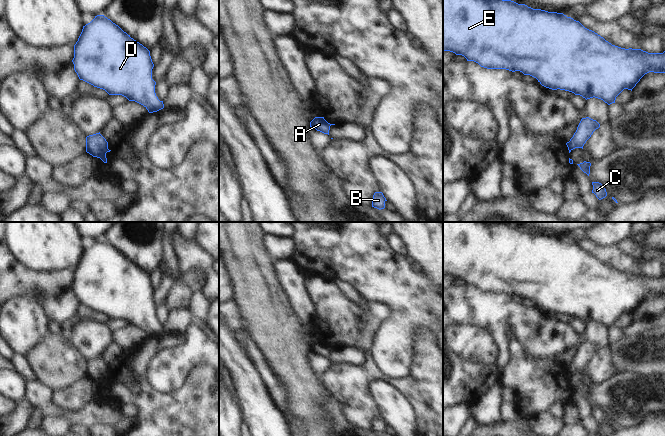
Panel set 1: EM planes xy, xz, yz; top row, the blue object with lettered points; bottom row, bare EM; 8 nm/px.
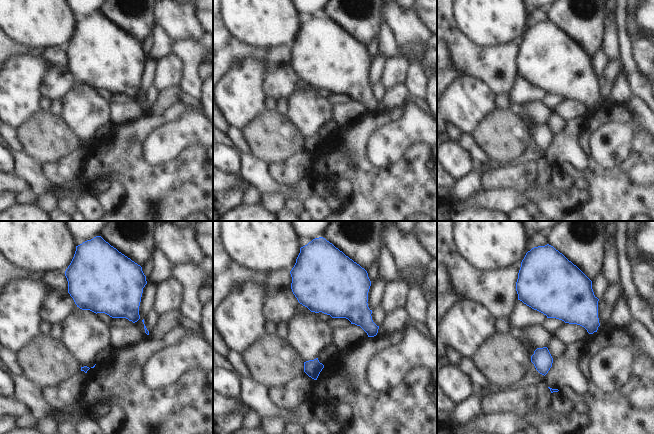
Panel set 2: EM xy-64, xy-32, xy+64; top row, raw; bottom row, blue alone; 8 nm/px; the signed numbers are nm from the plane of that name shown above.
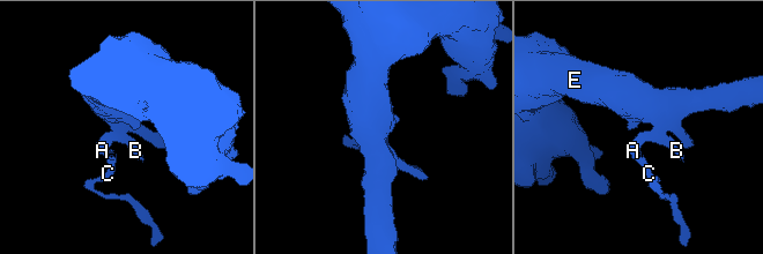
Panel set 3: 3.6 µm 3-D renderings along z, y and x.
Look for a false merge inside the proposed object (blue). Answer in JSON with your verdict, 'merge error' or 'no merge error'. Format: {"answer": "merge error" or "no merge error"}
{"answer": "merge error"}

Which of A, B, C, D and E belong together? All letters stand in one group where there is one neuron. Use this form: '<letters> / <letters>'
A B D E / C

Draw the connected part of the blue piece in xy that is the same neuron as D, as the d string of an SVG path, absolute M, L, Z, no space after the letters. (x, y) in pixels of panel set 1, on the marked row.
M104 15L95 16L83 26L74 45L72 62L80 80L105 90L109 95L122 95L143 105L149 113L164 108L163 101L155 93L156 82L152 79L154 64L150 51Z

